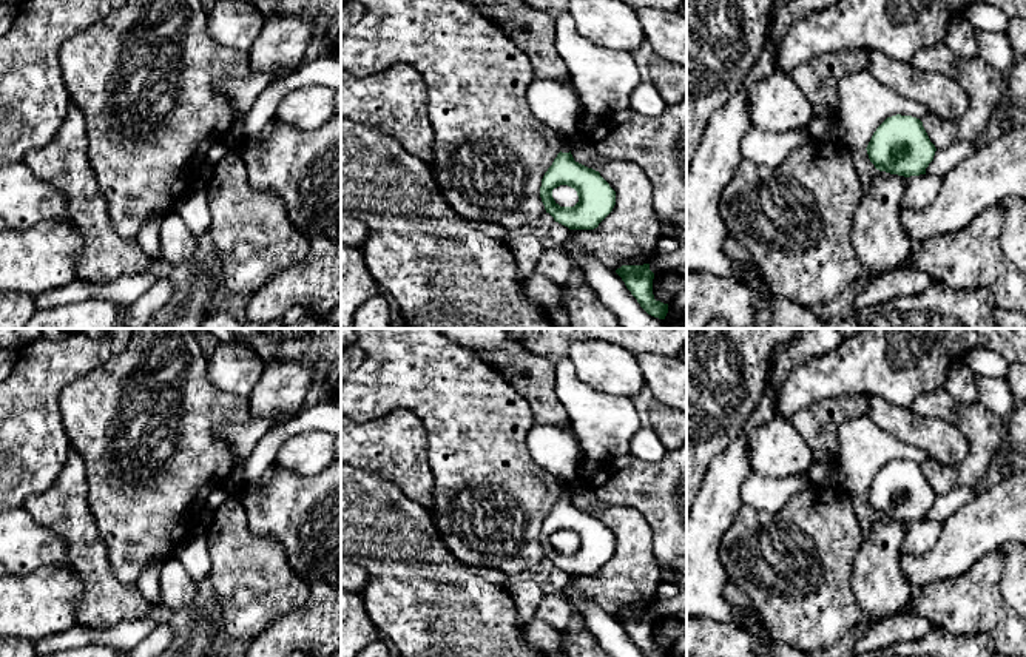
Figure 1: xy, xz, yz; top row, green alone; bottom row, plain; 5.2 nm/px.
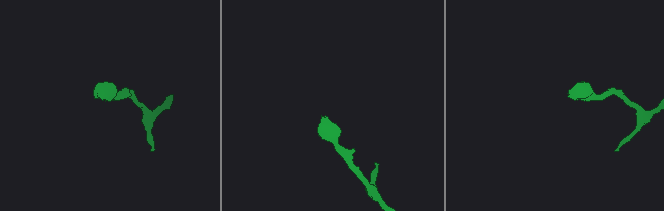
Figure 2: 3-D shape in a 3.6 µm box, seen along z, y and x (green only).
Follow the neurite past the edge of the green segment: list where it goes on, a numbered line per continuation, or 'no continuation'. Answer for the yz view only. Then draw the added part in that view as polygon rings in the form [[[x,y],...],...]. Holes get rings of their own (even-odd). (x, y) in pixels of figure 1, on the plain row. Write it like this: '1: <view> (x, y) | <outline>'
no continuation

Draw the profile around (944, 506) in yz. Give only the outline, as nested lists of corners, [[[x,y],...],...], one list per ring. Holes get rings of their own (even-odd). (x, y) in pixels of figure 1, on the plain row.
[[[955,487],[944,495],[937,494],[933,506],[926,514],[926,520],[944,521],[975,500],[978,494],[972,487]]]

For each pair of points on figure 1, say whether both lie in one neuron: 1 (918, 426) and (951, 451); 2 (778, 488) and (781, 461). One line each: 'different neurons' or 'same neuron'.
1: same neuron
2: different neurons

